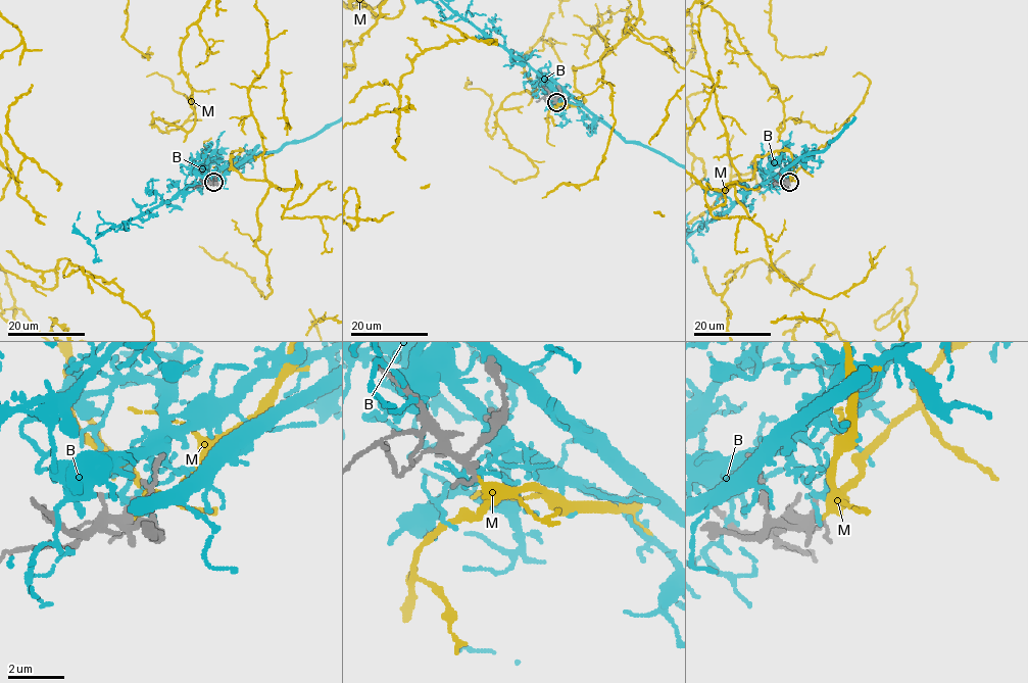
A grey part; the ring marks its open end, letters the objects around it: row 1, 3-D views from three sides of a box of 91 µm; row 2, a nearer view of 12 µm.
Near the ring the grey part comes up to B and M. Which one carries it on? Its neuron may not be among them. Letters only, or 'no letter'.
no letter

